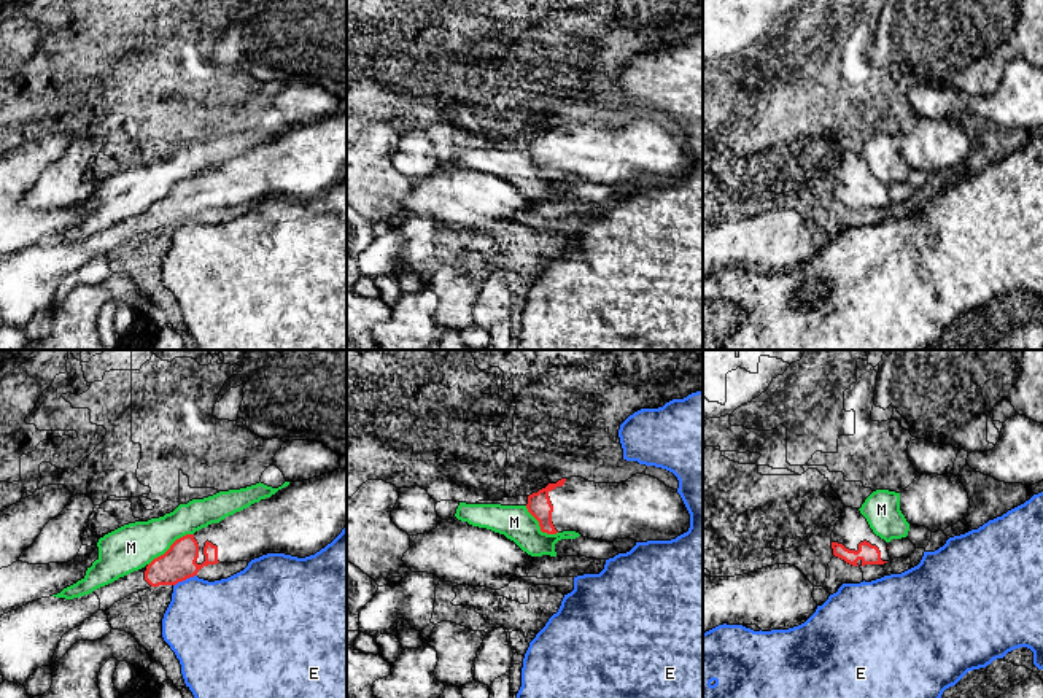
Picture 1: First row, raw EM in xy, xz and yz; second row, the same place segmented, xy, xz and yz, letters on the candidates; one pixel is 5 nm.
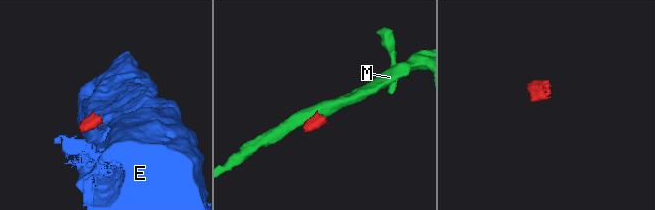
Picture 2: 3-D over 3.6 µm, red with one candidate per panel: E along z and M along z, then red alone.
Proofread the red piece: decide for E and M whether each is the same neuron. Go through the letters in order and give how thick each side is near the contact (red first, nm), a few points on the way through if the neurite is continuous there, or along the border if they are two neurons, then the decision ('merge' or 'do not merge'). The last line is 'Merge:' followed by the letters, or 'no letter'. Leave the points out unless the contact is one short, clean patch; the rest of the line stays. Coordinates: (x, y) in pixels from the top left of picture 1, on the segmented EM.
E: 180/420 nm | along xy (196, 574), (174, 585) | do not merge
M: 180/240 nm | along xy (193, 533), (180, 536), (148, 565) | do not merge
Merge: no letter

